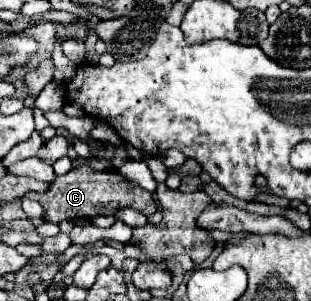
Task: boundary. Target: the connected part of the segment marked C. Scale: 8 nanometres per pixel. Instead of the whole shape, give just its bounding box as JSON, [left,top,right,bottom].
[26,164,156,224]

